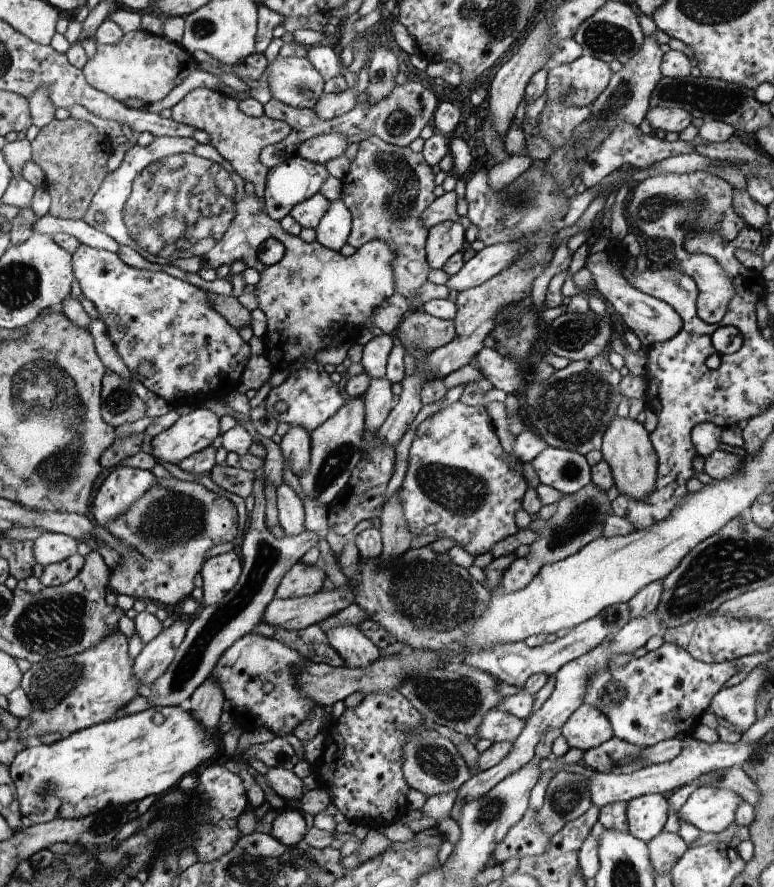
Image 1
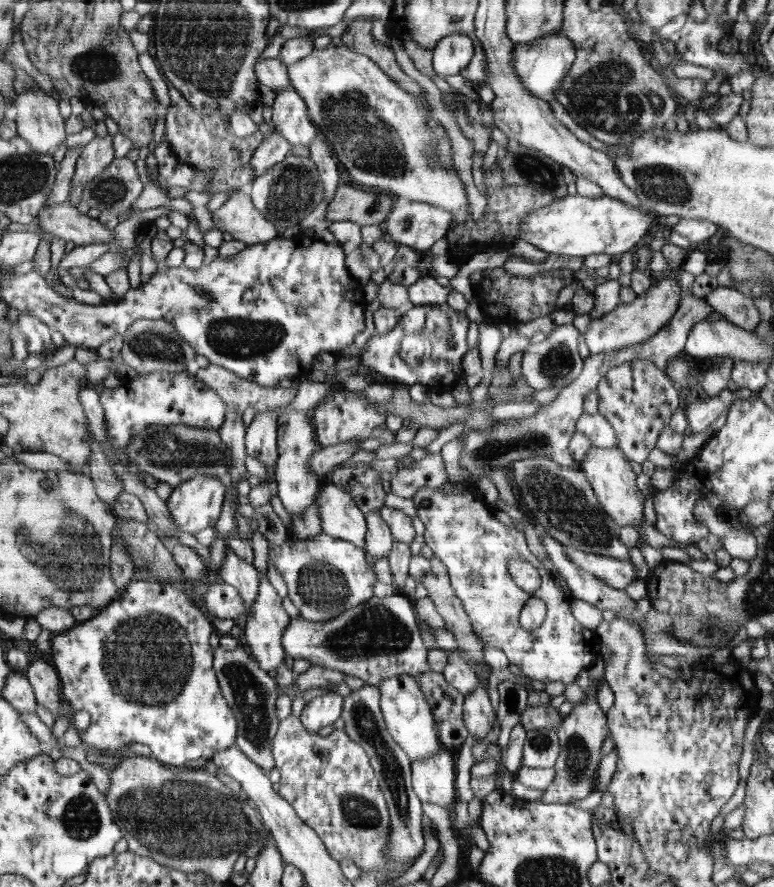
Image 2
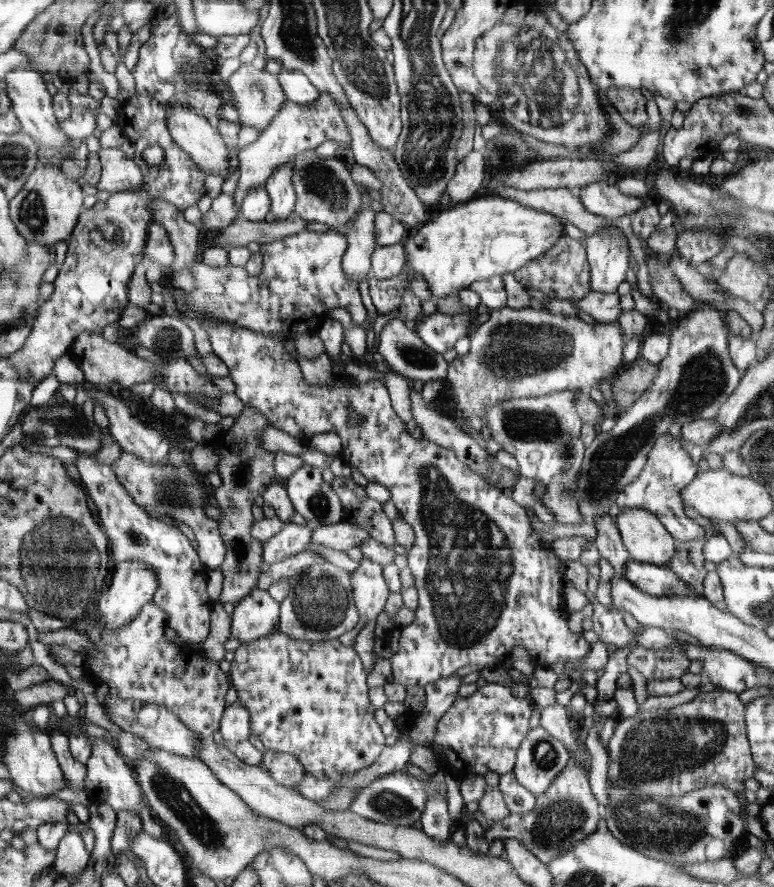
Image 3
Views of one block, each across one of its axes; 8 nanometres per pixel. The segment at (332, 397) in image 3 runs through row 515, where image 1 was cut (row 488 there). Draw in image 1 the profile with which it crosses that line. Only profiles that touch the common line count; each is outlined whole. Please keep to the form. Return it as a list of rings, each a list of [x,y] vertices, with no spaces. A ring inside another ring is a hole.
[[[458,400],[422,421],[408,453],[406,478],[398,491],[406,524],[414,537],[421,534],[438,534],[439,538],[446,536],[475,557],[490,552],[506,536],[518,532],[514,512],[520,508],[522,496],[528,490],[526,480],[520,476],[522,472],[508,468],[511,465],[505,460],[506,452],[502,460],[502,446],[486,410],[482,404],[469,406]]]

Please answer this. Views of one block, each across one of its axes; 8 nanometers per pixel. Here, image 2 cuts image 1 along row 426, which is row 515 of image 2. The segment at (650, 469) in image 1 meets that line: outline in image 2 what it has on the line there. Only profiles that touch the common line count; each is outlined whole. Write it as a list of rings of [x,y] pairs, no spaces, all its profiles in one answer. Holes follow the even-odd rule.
[[[591,445],[591,449],[580,462],[580,469],[586,473],[599,503],[603,505],[604,512],[620,527],[634,526],[638,530],[639,524],[644,520],[644,496],[636,486],[636,474],[632,472],[626,458],[618,445],[614,448],[598,448]]]

